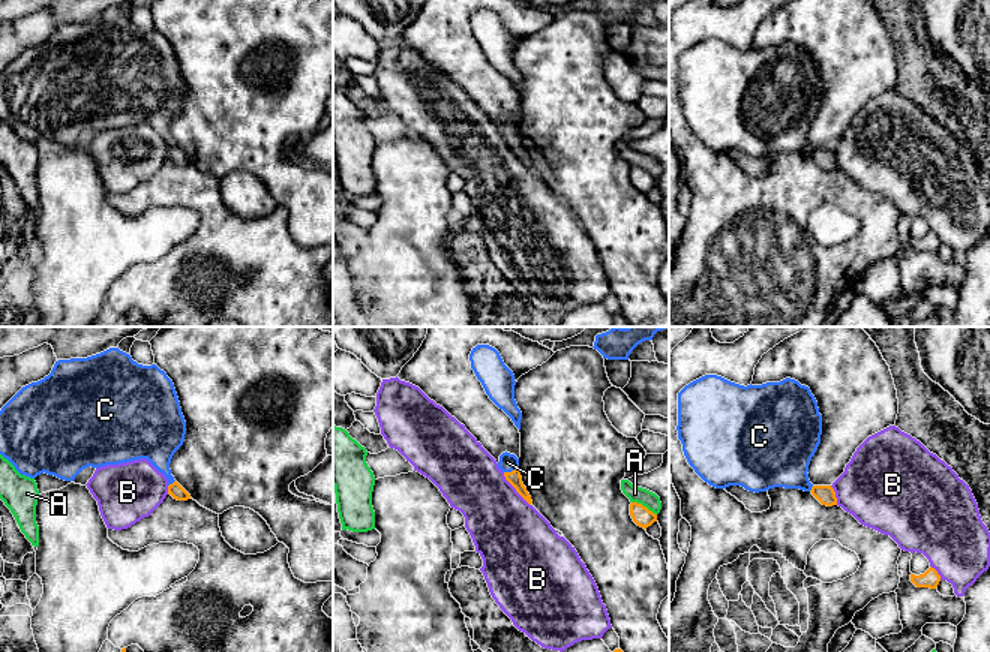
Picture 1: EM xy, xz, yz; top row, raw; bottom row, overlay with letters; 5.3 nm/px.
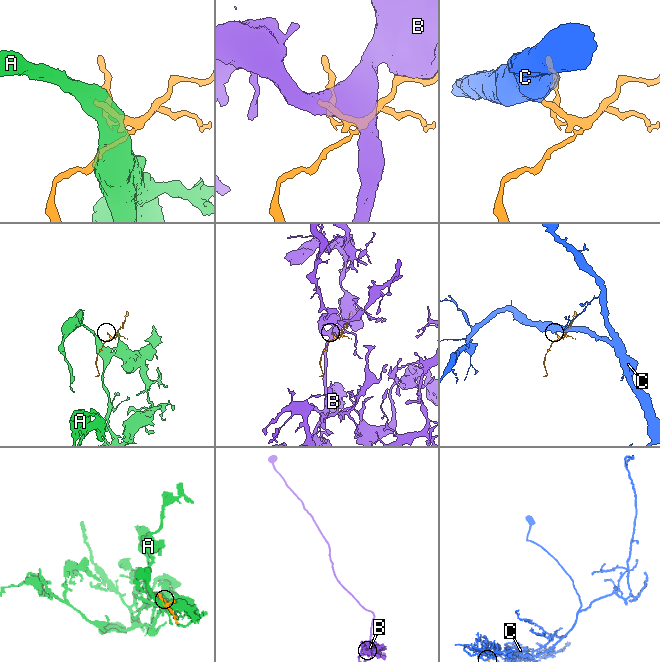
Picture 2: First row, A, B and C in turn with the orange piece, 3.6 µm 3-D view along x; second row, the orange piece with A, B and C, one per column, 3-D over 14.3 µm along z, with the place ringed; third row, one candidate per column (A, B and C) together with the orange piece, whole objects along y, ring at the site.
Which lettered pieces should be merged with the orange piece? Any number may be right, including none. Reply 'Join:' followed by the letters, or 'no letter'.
Join: C

